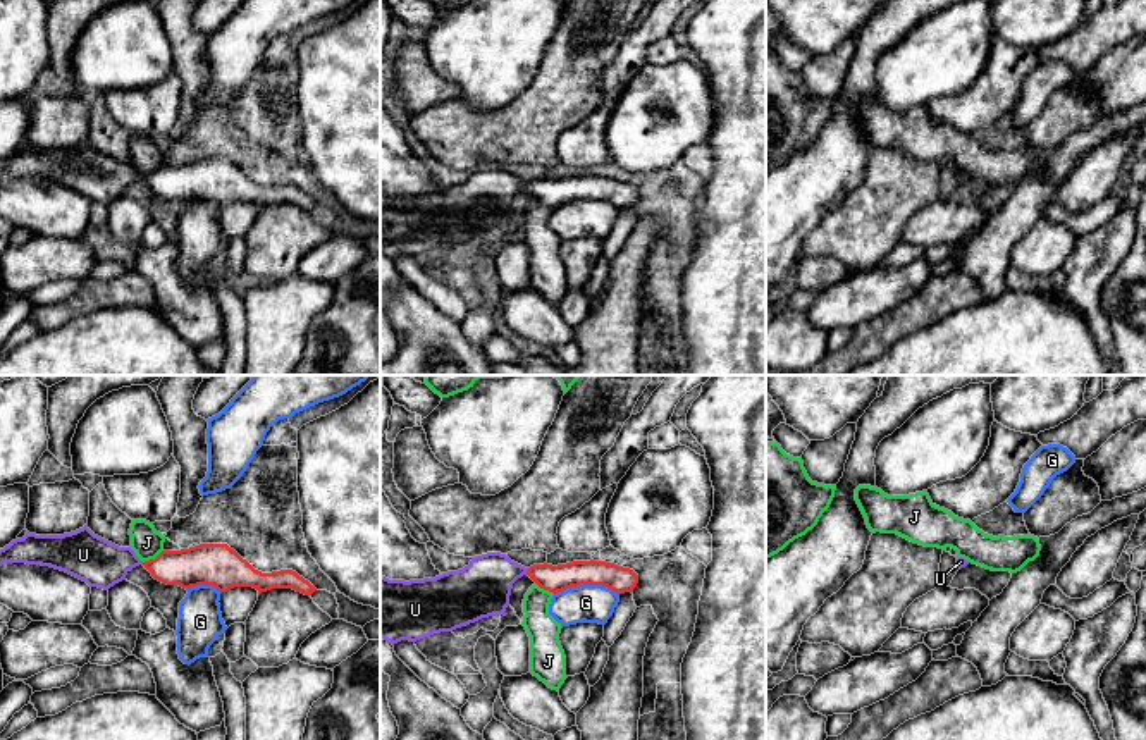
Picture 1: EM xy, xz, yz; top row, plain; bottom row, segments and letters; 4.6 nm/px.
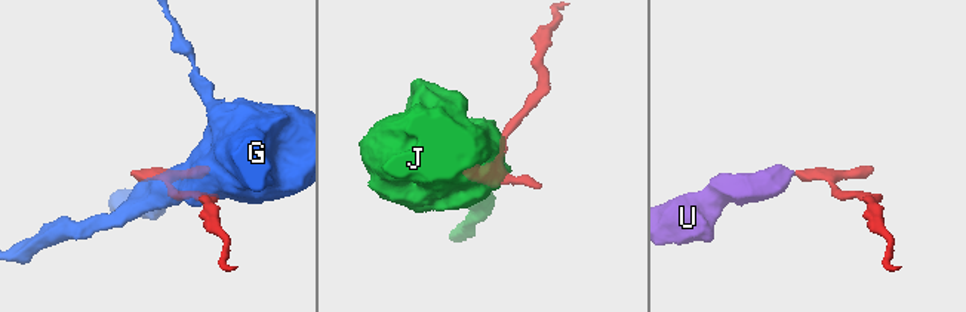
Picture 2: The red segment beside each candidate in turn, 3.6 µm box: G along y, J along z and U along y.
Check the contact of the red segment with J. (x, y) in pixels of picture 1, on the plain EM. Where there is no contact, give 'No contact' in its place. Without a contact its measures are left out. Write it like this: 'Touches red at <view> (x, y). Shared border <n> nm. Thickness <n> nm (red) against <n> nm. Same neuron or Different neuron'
Touches red at xy (152, 174). Shared border 120 nm. Thickness 190 nm (red) against 150 nm. Different neuron

